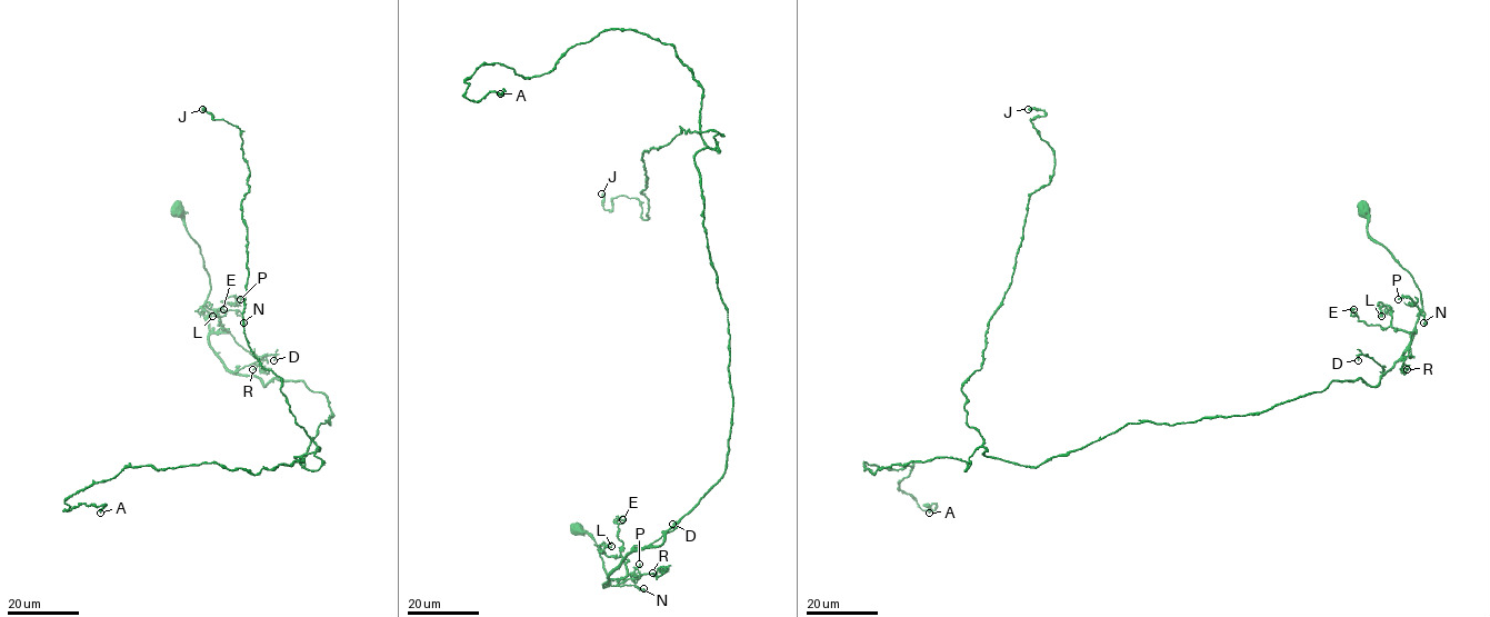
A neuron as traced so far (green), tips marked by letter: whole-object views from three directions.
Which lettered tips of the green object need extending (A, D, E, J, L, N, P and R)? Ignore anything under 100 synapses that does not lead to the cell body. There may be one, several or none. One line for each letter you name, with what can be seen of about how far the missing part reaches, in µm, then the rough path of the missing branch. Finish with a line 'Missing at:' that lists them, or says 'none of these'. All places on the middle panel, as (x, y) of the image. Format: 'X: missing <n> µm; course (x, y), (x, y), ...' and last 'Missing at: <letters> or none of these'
Missing at: none of these

